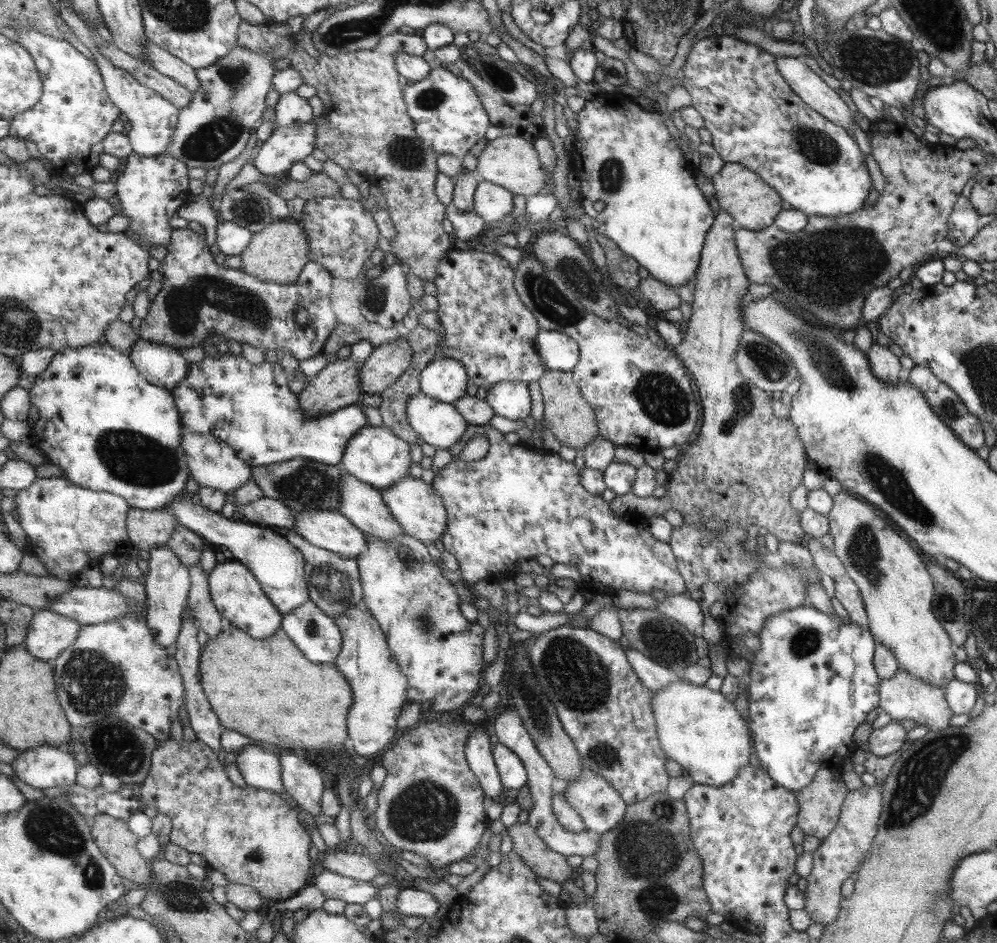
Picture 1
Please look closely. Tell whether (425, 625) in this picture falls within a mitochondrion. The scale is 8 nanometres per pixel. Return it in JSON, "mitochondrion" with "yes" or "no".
{"mitochondrion":"yes"}

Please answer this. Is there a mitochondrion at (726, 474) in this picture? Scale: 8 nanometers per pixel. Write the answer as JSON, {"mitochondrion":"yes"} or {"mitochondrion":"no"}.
{"mitochondrion":"no"}

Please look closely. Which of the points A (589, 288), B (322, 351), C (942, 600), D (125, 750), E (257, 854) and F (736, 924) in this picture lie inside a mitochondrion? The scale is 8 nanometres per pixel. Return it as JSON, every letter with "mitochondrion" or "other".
{"A":"mitochondrion","B":"other","C":"mitochondrion","D":"mitochondrion","E":"mitochondrion","F":"other"}

